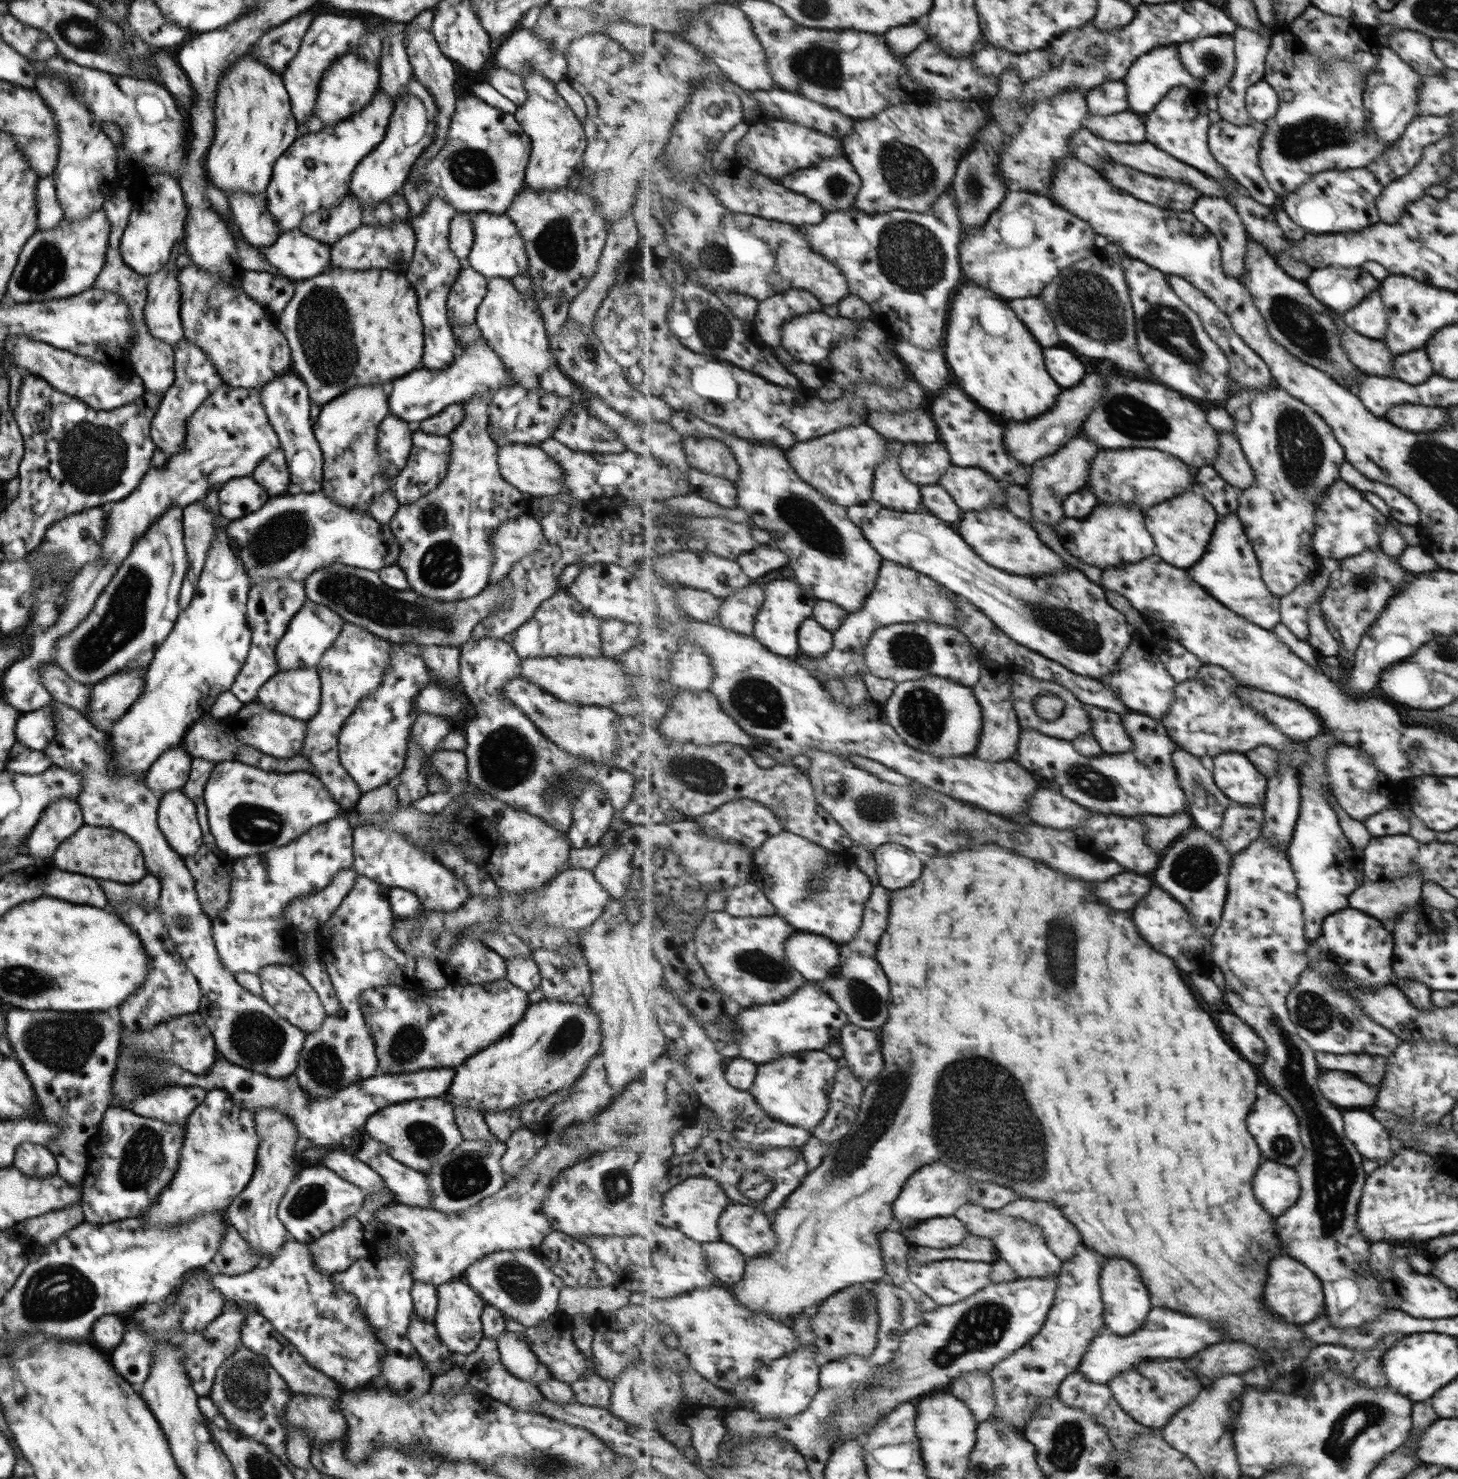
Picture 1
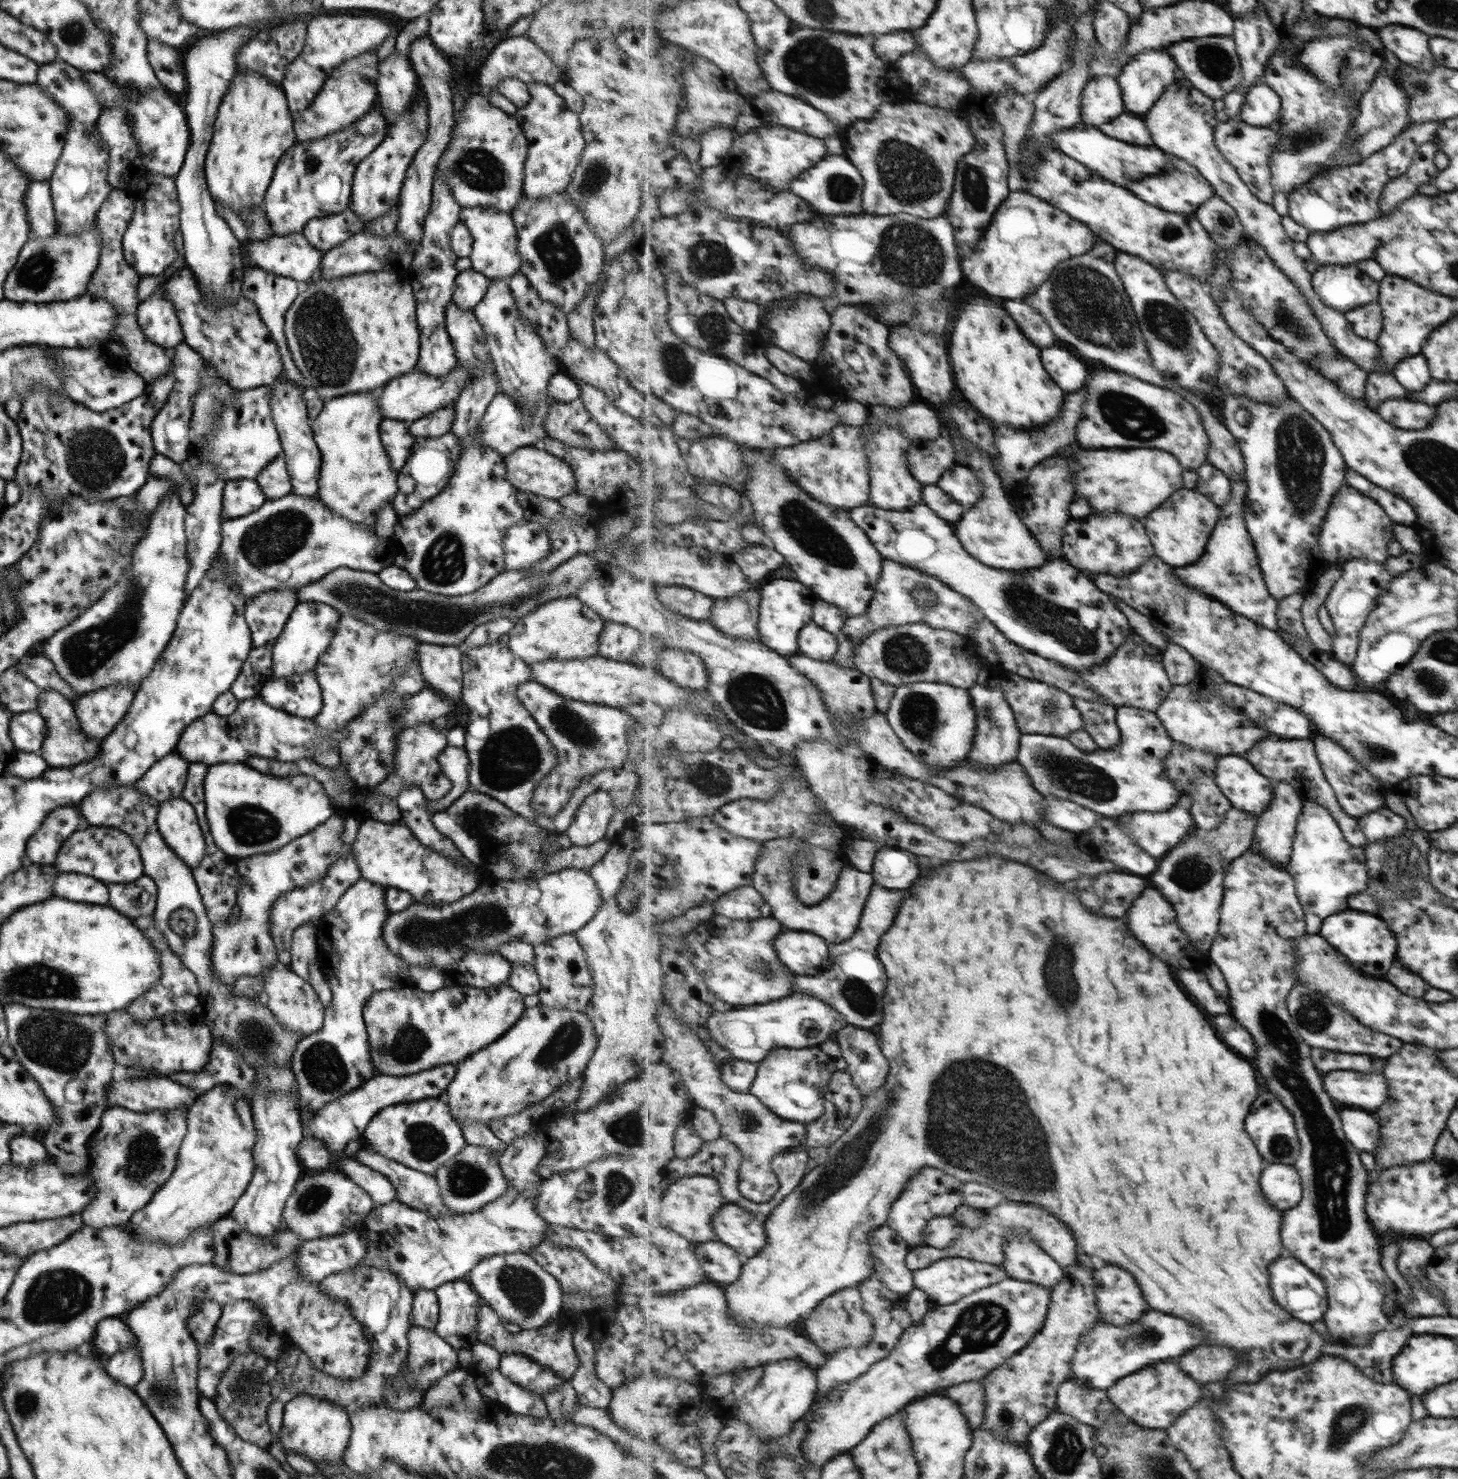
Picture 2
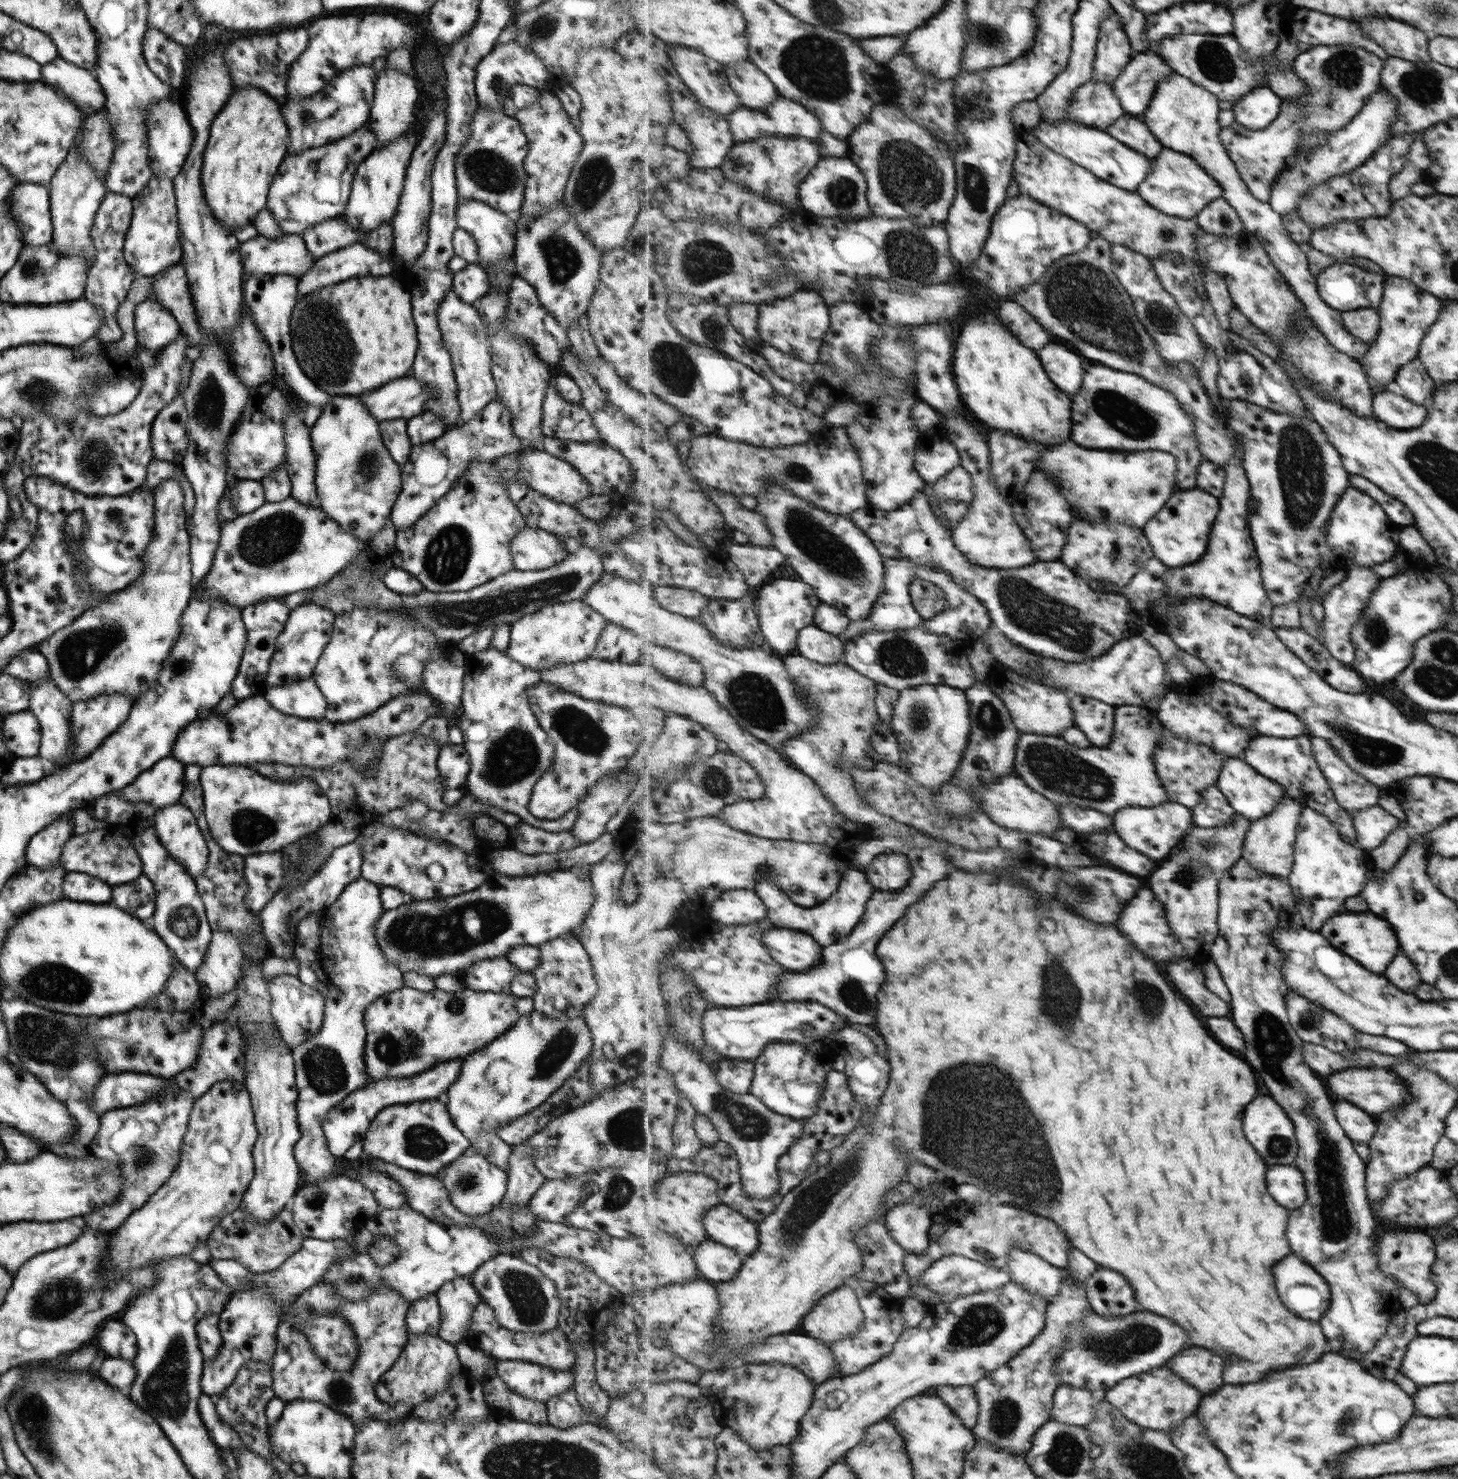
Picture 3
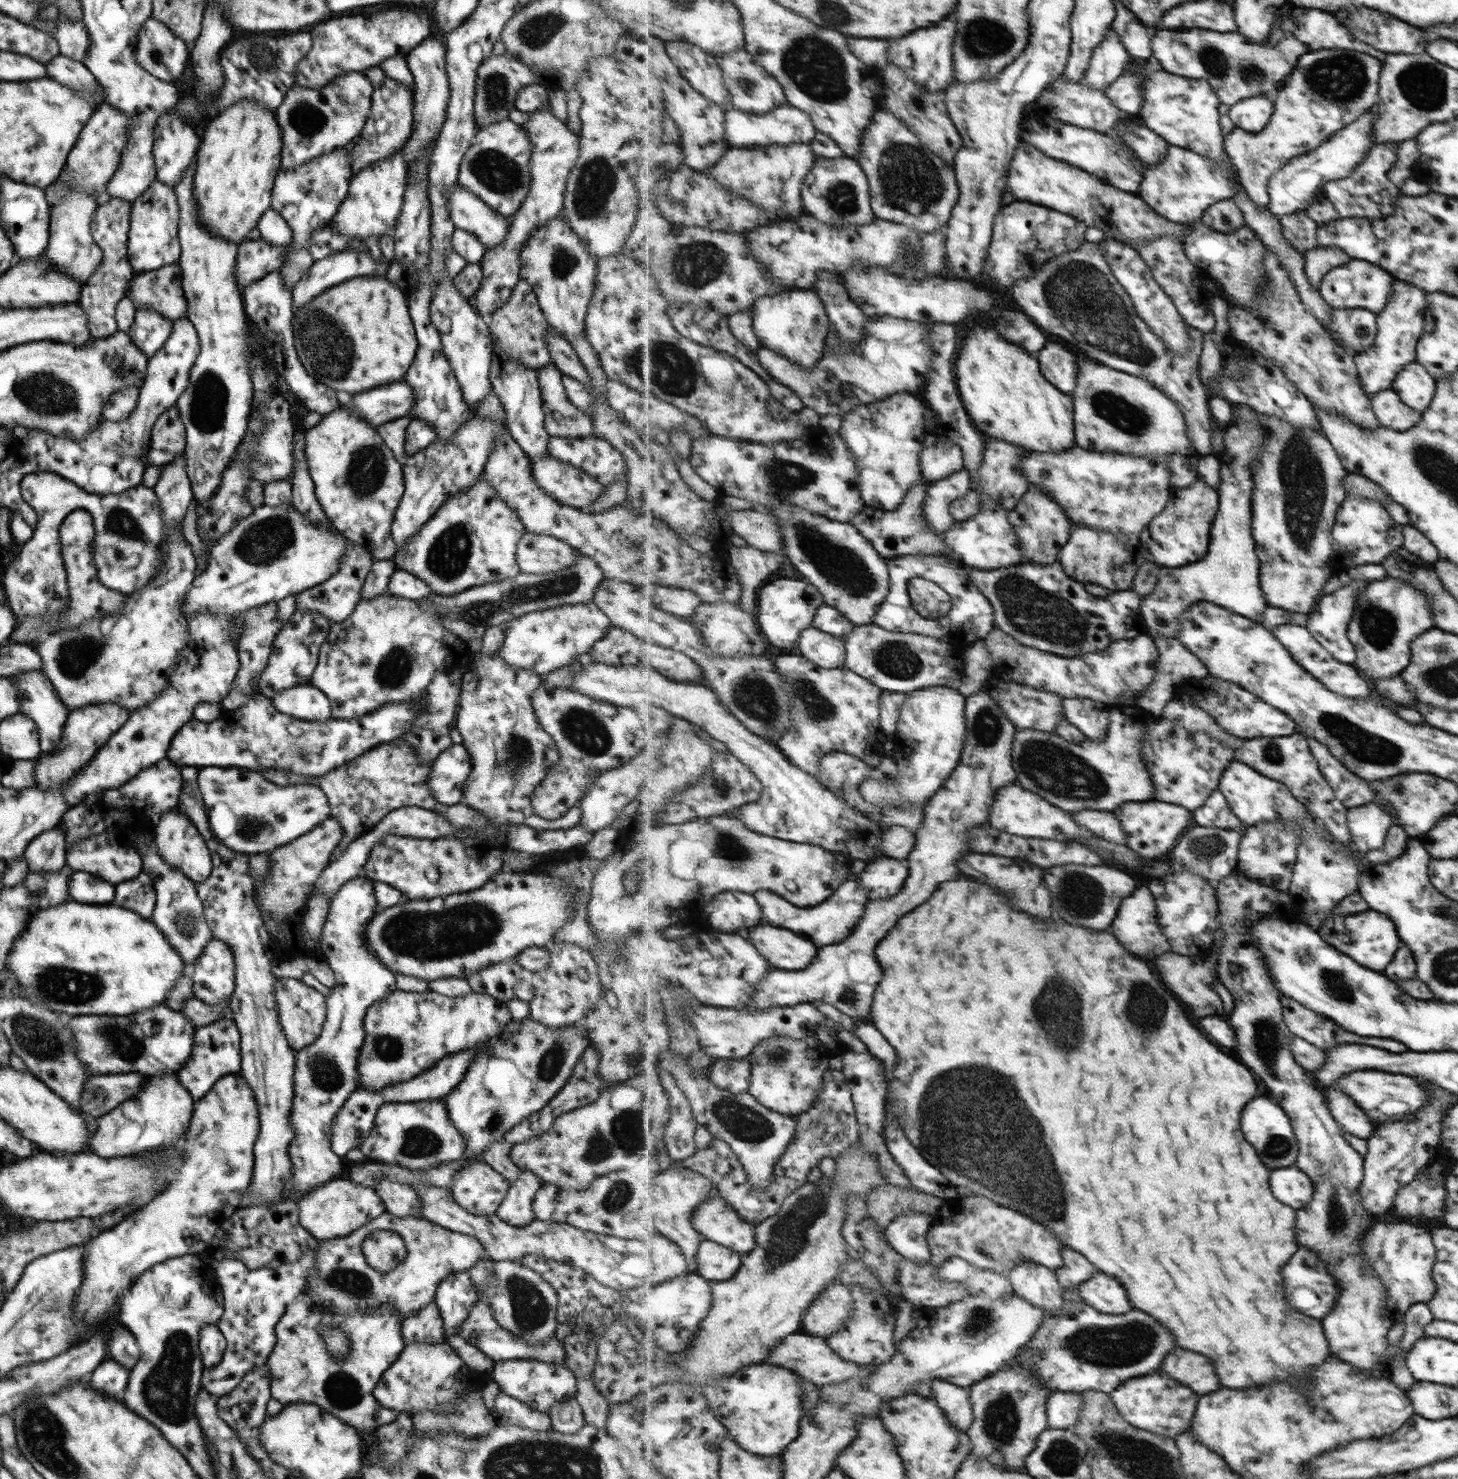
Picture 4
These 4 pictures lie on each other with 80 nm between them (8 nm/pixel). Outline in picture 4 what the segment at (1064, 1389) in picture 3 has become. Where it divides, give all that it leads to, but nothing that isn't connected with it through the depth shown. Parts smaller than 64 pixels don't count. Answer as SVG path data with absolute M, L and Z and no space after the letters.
M1053 1391L1047 1407L1049 1426L1051 1428L1072 1428L1080 1421L1083 1406L1083 1392Z

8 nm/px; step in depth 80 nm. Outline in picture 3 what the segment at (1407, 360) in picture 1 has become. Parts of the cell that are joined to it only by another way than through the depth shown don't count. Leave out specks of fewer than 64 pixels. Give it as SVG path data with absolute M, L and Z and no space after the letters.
M1417 357L1400 367L1393 382L1397 384L1401 396L1419 406L1427 405L1435 387L1435 382Z

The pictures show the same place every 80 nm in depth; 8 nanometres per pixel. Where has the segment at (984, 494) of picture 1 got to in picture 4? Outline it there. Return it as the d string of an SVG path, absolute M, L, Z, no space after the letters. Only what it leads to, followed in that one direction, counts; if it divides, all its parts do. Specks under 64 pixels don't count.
M966 468L943 480L931 482L923 510L930 527L935 532L948 531L951 503L966 497L972 490L972 476Z

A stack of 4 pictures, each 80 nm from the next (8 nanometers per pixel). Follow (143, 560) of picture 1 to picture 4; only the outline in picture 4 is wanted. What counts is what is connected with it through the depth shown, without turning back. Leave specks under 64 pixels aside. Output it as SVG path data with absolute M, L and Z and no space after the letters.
M183 450L183 453L177 455L173 460L160 465L159 478L152 488L158 498L164 527L170 532L168 540L162 544L162 565L156 575L141 590L124 594L123 607L117 610L117 613L109 615L113 617L113 620L111 620L111 628L107 634L100 634L97 619L89 619L83 621L83 625L79 625L79 627L65 628L63 631L45 636L45 640L35 648L41 659L39 672L51 683L55 694L69 711L87 704L111 702L125 708L130 713L149 704L156 696L159 696L163 689L167 688L167 673L173 669L173 664L176 663L178 657L177 653L185 647L185 639L187 639L182 598L189 590L196 575L193 548L183 539L181 531L179 531L188 504L193 499L185 465Z

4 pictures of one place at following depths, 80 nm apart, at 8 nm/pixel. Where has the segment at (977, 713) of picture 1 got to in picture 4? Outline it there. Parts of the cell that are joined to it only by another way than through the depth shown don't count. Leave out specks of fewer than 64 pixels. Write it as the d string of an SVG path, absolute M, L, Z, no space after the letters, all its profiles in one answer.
M937 686L909 693L898 722L899 743L893 750L897 764L895 785L871 777L860 784L864 799L878 805L910 807L913 804L924 808L960 765L968 730L965 696L957 688Z

